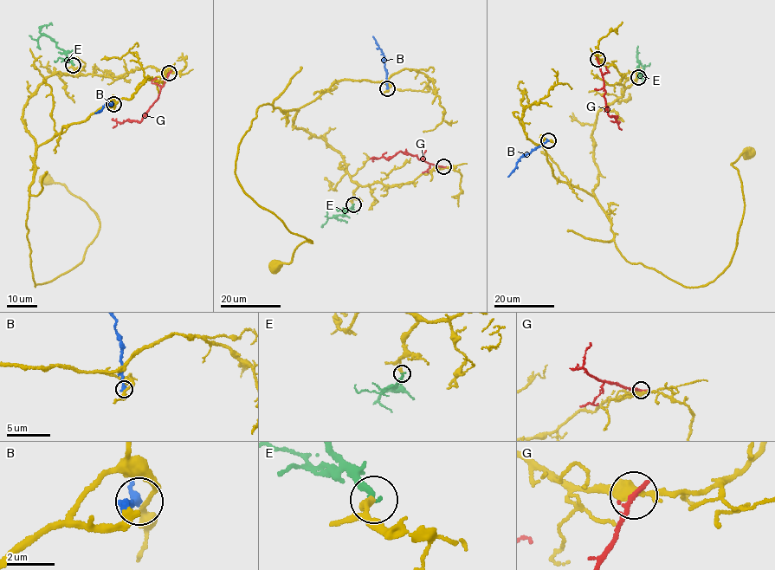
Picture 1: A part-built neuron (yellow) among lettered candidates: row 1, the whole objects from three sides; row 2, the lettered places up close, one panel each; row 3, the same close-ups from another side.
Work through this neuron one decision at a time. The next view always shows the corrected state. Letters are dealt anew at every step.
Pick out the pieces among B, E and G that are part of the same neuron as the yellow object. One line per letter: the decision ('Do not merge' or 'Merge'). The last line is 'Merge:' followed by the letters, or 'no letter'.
B: Do not merge
E: Merge
G: Do not merge
Merge: E

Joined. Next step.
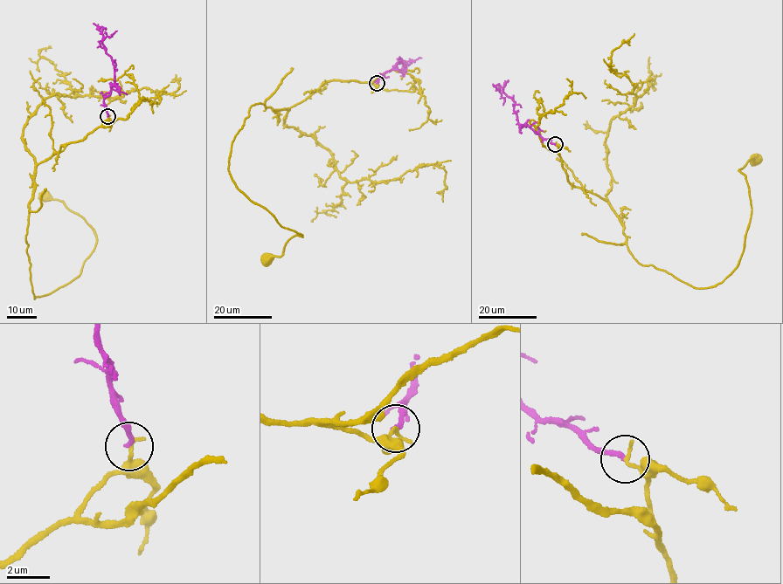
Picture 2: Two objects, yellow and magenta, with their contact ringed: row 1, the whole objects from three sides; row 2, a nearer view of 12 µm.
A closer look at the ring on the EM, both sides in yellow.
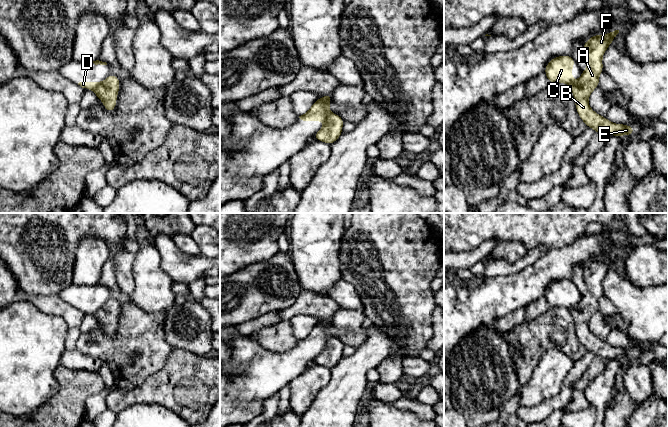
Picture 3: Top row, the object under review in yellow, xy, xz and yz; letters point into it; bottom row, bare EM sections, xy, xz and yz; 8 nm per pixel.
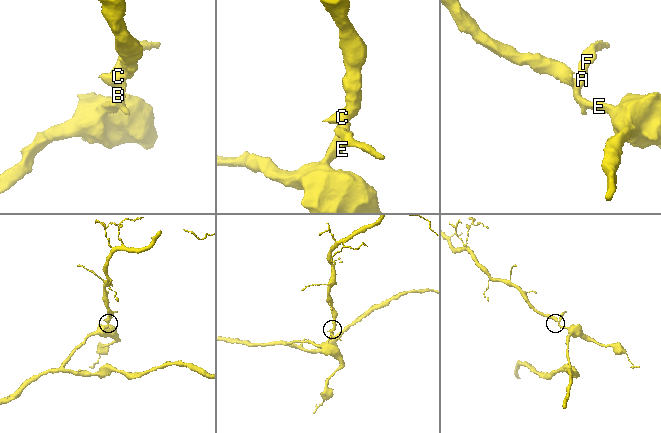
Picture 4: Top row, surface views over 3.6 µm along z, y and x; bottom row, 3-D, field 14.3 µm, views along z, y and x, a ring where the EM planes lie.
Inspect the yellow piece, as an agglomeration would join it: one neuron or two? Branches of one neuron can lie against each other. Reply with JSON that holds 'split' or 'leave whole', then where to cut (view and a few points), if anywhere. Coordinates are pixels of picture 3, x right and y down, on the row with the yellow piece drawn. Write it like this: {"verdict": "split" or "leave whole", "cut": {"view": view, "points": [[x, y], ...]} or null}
{"verdict": "split", "cut": {"view": "xy", "points": [[102, 82], [93, 89]]}}

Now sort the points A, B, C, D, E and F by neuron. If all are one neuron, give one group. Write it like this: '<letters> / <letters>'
A B E F / C D

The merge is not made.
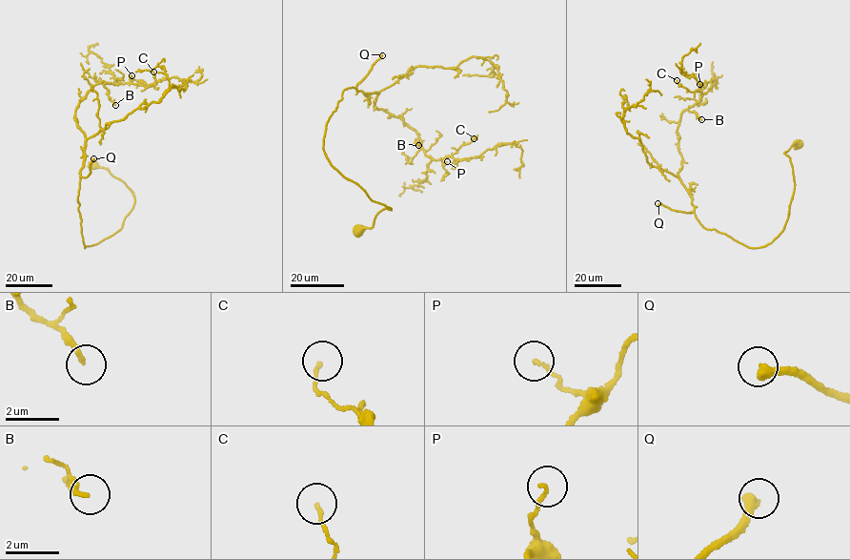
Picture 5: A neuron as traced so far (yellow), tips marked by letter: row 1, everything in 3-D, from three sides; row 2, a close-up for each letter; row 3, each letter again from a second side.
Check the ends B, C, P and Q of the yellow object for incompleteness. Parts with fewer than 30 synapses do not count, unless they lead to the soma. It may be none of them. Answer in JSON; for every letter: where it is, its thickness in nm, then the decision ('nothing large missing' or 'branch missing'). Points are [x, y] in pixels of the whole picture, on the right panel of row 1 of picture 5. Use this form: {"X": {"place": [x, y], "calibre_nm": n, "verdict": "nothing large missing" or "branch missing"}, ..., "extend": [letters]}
{"B": {"place": [701, 119], "calibre_nm": 170, "verdict": "nothing large missing"}, "C": {"place": [677, 80], "calibre_nm": 120, "verdict": "nothing large missing"}, "P": {"place": [699, 84], "calibre_nm": 120, "verdict": "nothing large missing"}, "Q": {"place": [657, 203], "calibre_nm": 380, "verdict": "branch missing"}, "extend": ["Q"]}

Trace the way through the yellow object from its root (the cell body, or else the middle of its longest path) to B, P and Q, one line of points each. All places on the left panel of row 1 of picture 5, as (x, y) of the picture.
B: (93, 166), (134, 202), (121, 230), (85, 247), (75, 111), (102, 82), (115, 105)
P: (93, 166), (134, 202), (121, 230), (85, 247), (75, 111), (93, 86), (131, 75)
Q: (93, 166), (122, 181), (134, 202), (121, 230), (85, 247), (77, 199), (80, 176), (89, 174), (93, 158)

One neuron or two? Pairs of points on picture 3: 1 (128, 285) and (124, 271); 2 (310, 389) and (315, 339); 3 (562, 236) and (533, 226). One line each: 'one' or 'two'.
1: one
2: two
3: one

